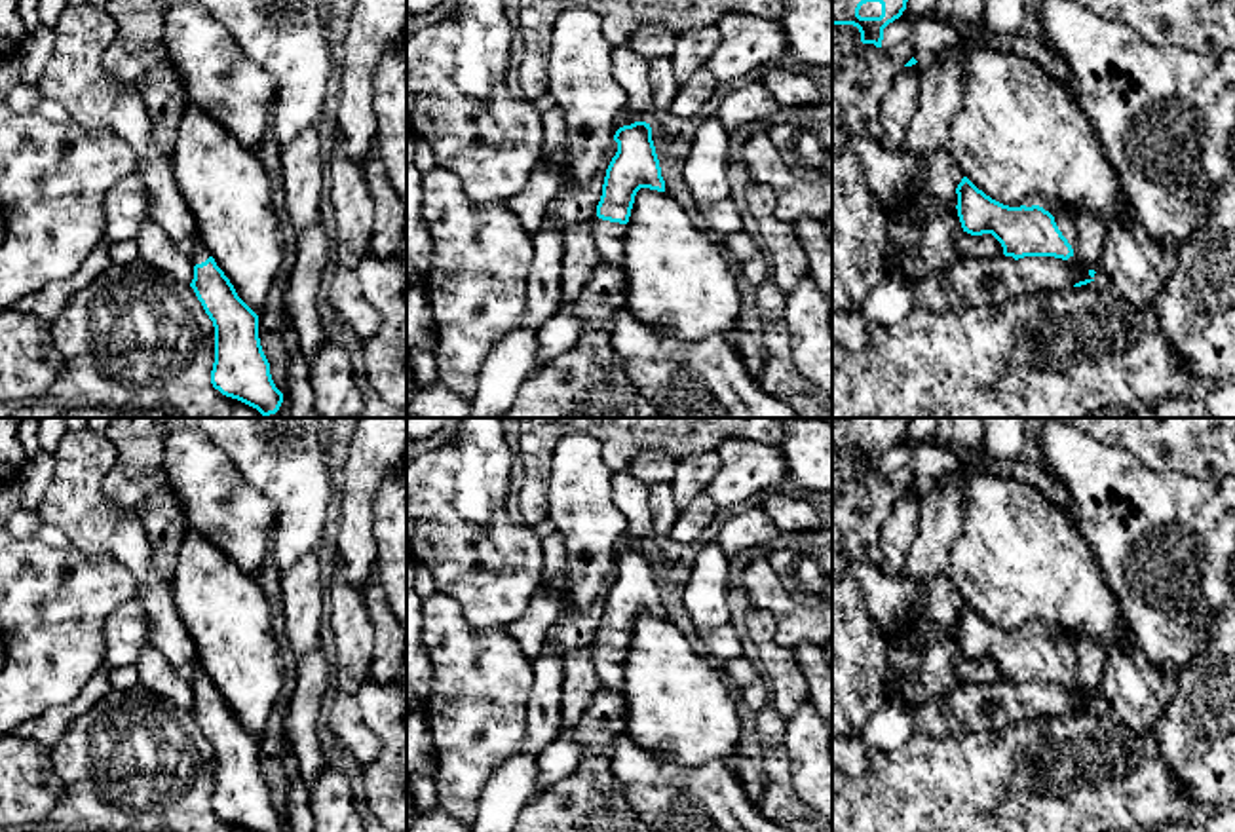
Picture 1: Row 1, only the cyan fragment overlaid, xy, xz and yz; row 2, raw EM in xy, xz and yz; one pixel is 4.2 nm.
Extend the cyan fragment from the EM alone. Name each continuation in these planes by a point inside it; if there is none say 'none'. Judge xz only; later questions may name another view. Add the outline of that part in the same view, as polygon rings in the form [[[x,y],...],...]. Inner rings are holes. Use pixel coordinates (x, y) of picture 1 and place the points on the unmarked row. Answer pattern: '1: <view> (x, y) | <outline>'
1: xz (608, 661) | [[[595,642],[591,646],[591,661],[602,688],[612,691],[623,691],[625,686],[625,659],[627,650],[610,648]]]

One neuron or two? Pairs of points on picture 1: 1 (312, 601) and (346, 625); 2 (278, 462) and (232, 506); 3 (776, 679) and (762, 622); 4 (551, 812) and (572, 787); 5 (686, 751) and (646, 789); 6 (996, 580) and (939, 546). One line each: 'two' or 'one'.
1: two
2: two
3: one
4: one
5: two
6: two

